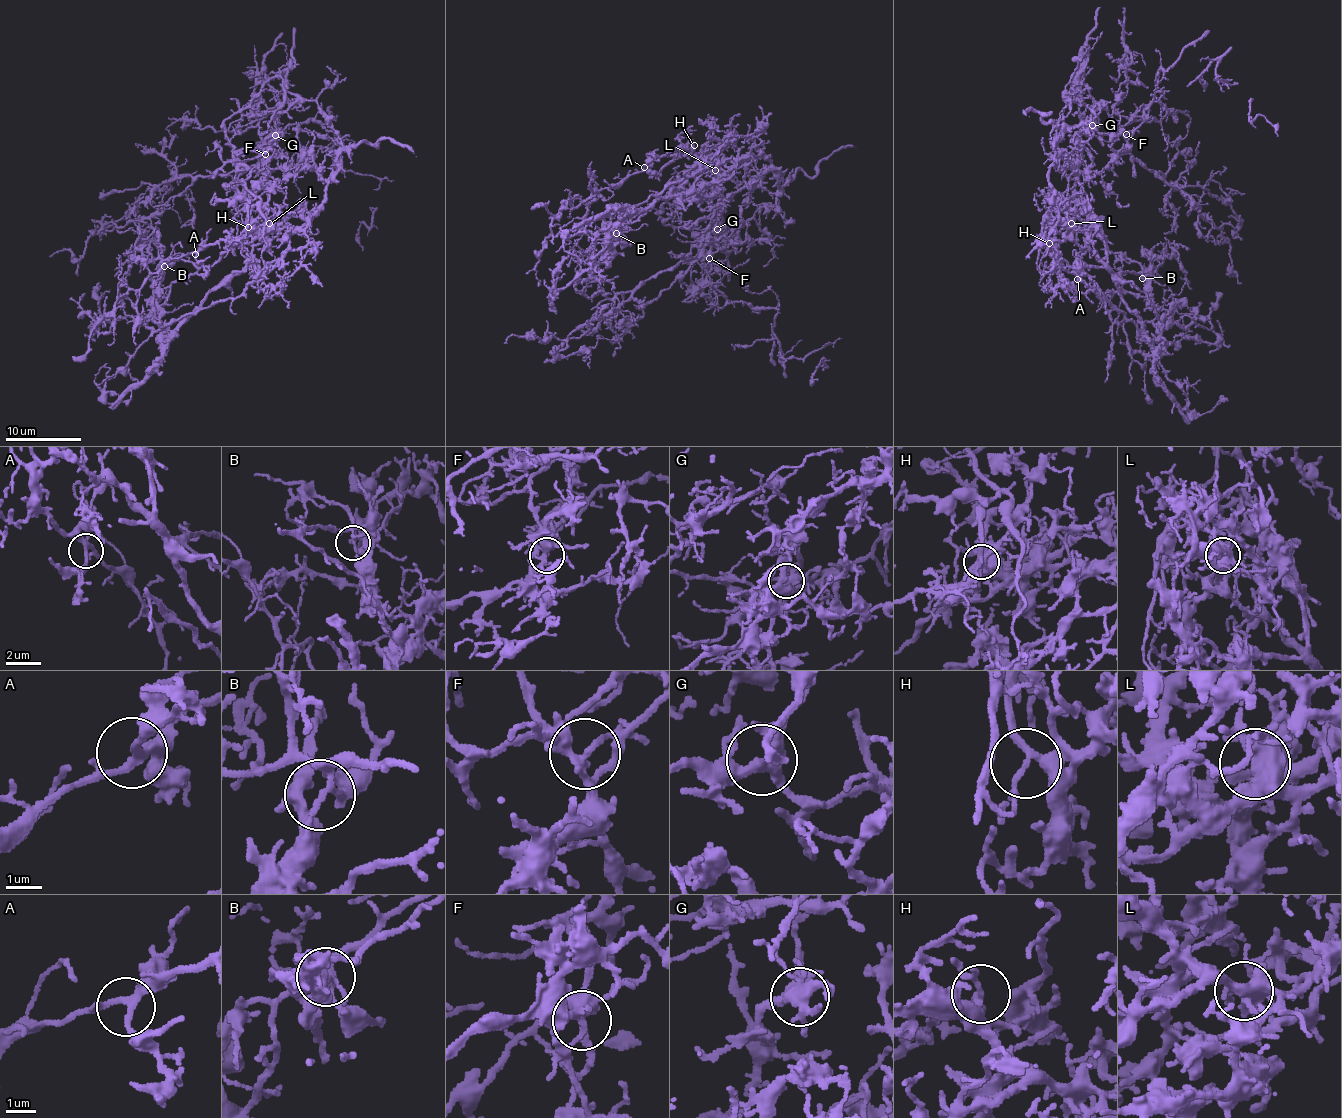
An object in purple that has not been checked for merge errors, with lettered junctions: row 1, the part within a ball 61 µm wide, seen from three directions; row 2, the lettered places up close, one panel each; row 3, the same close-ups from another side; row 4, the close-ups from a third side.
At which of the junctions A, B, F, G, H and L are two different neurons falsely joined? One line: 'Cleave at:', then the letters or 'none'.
Cleave at: B, F

